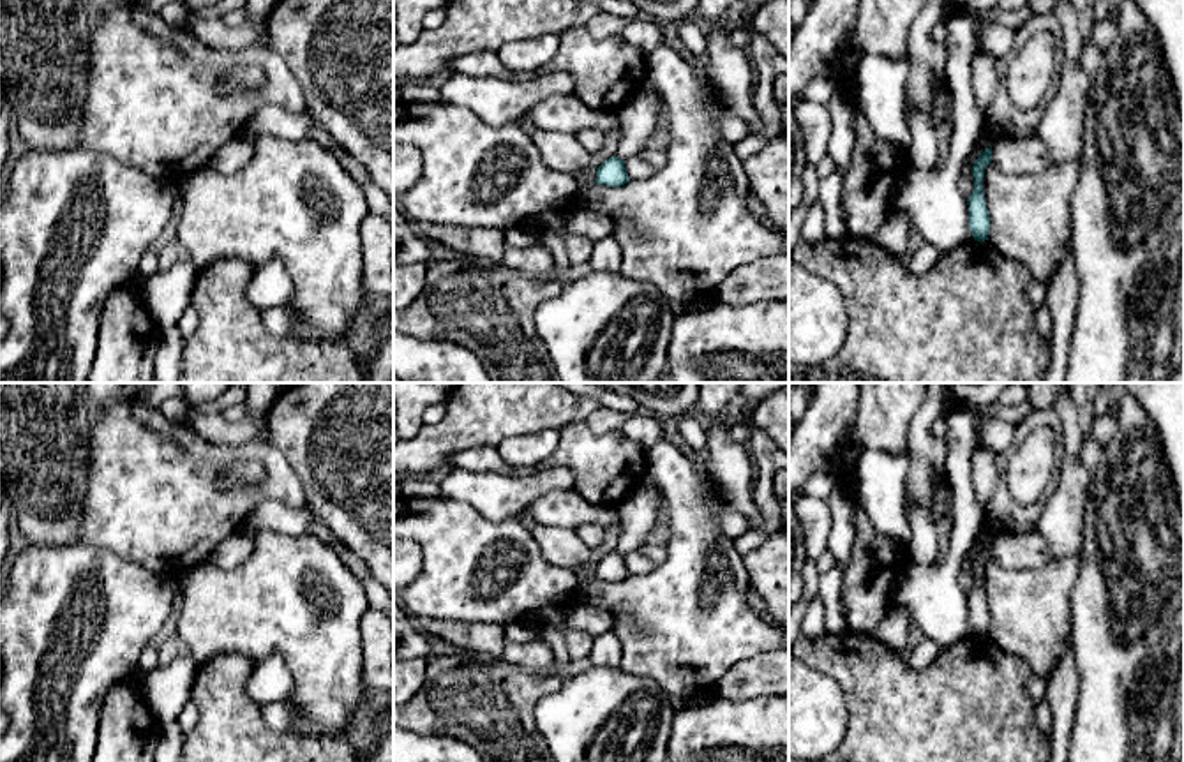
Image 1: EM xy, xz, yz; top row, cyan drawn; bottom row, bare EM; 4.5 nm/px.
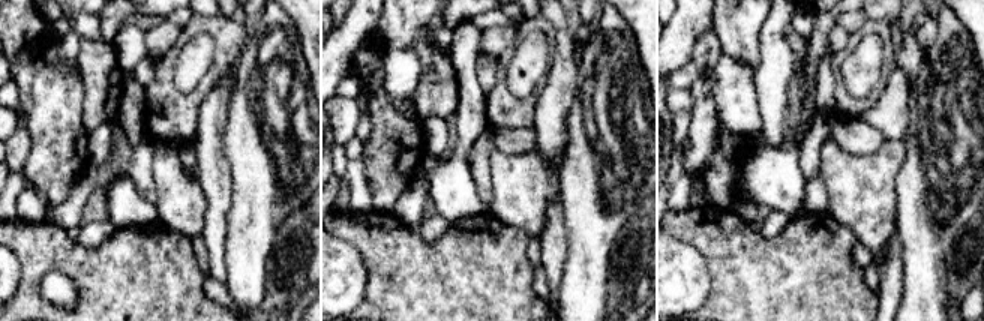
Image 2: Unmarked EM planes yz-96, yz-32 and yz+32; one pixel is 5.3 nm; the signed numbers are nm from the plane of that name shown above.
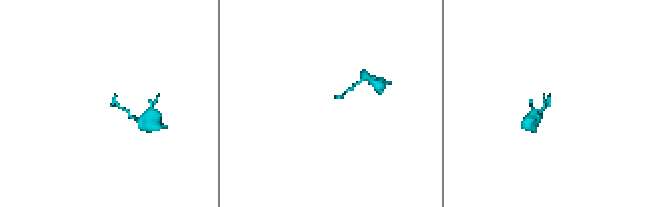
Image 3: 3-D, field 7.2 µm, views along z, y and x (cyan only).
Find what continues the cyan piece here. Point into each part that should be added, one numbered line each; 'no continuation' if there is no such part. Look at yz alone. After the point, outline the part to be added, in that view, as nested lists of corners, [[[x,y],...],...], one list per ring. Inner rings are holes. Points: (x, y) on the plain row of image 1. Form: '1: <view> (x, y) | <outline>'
no continuation

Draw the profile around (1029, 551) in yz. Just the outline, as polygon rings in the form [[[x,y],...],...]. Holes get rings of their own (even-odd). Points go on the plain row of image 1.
[[[1036,531],[993,534],[992,556],[1009,570],[1036,570],[1048,564],[1050,559],[1048,545]]]

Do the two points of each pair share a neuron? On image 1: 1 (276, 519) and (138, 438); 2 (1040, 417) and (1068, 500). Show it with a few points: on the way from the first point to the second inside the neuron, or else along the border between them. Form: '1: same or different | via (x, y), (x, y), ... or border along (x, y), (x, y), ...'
1: different | border along (299, 507), (262, 500), (246, 521)
2: different | border along (1054, 408), (1063, 427), (1061, 457)

